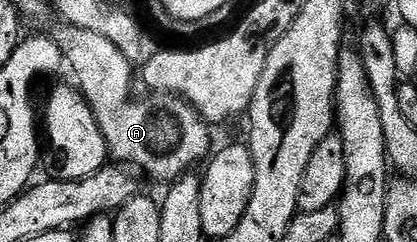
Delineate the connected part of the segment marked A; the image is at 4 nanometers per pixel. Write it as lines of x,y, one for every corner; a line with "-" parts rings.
72,23
59,25
59,28
53,32
53,38
56,45
60,47
66,66
68,68
71,66
71,71
75,74
74,82
77,84
79,94
83,96
83,100
89,104
97,117
112,160
130,165
136,172
144,171
149,178
156,179
157,182
163,183
162,185
170,185
195,169
199,162
200,166
212,154
213,146
211,147
211,135
207,132
208,124
182,97
166,93
155,93
147,97
151,99
134,99
131,96
131,86
137,83
137,75
136,72
135,75
131,72
132,60
125,53
121,53
121,49
113,45
113,41
89,29
75,27

